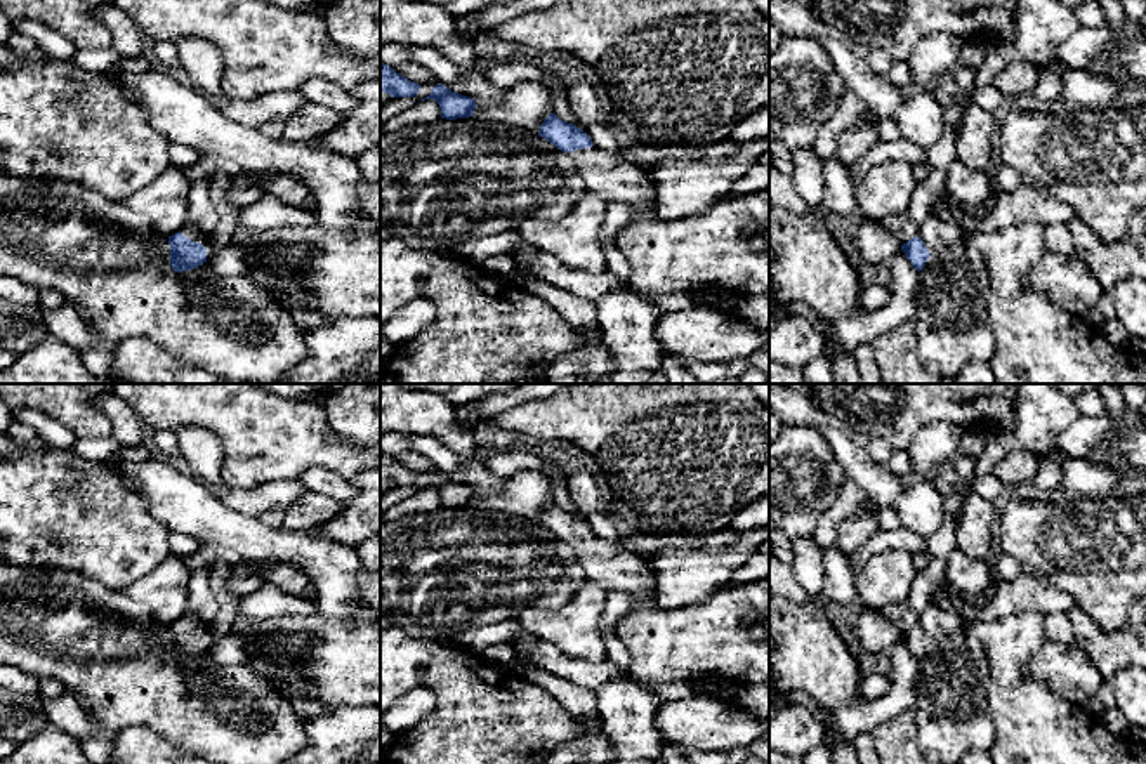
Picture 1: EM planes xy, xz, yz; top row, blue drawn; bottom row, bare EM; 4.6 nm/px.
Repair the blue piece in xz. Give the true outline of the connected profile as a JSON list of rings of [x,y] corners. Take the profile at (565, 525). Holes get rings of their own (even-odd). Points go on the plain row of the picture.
[[[556,502],[543,509],[538,524],[575,550],[587,582],[625,592],[634,599],[634,608],[616,623],[616,636],[627,648],[630,656],[627,672],[636,681],[684,684],[701,679],[733,679],[738,684],[769,686],[769,578],[726,587],[696,604],[662,609],[655,570],[637,554],[596,535],[587,521],[559,509]]]

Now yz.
[[[931,601],[925,611],[920,615],[919,623],[901,634],[906,648],[917,660],[922,660],[927,648],[945,636],[957,634],[962,629],[971,627],[965,616],[950,608],[943,608]]]

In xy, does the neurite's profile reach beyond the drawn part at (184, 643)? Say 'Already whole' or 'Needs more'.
Needs more

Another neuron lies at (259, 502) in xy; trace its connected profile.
[[[273,481],[252,490],[226,488],[217,493],[221,502],[245,516],[267,519],[274,509],[286,512],[307,490],[297,481]]]

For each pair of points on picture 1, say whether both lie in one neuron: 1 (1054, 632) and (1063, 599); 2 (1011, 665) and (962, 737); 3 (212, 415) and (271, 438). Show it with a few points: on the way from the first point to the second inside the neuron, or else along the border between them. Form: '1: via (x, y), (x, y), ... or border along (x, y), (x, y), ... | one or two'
1: border along (1066, 613), (1049, 613), (1046, 617) | two
2: border along (985, 707), (994, 728), (992, 745) | two
3: via (226, 415), (243, 415), (257, 426) | one

